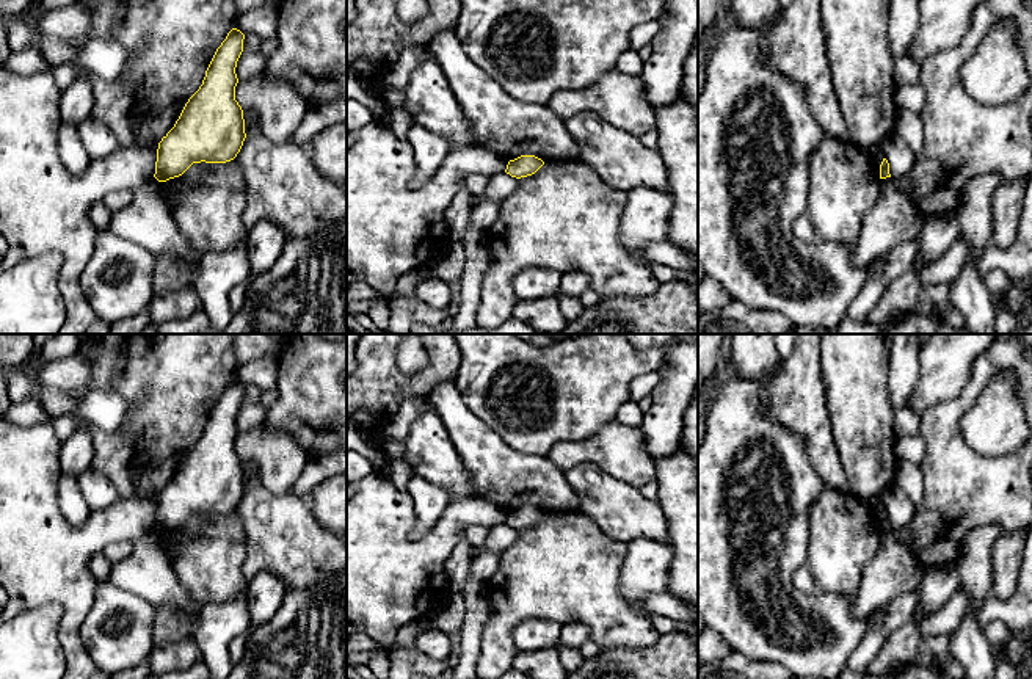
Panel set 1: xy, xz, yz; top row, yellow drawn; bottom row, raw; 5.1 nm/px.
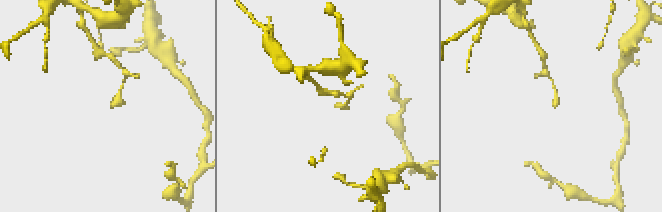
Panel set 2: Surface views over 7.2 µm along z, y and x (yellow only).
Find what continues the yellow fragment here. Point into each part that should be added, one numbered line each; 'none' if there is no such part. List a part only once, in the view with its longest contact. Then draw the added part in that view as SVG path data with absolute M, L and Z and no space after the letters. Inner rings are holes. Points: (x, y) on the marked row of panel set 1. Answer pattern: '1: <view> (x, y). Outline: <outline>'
none

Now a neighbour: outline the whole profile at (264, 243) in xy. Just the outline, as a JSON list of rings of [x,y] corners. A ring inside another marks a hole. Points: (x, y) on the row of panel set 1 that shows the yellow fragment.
[[[267,220],[259,221],[248,231],[246,256],[251,267],[251,276],[270,270],[282,252],[287,241],[284,231]]]

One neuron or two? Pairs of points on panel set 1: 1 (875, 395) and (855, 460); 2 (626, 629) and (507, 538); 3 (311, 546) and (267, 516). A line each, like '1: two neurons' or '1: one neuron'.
1: one neuron
2: two neurons
3: one neuron

